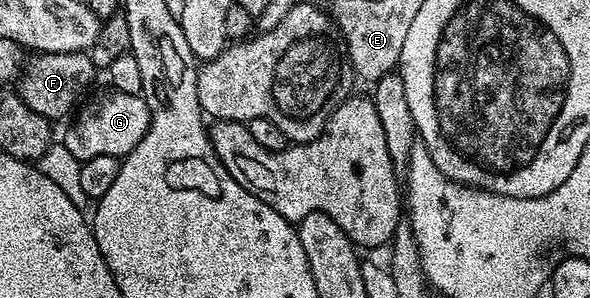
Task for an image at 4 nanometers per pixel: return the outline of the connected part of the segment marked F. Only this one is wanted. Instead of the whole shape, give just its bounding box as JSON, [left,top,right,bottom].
[17,51,97,121]

